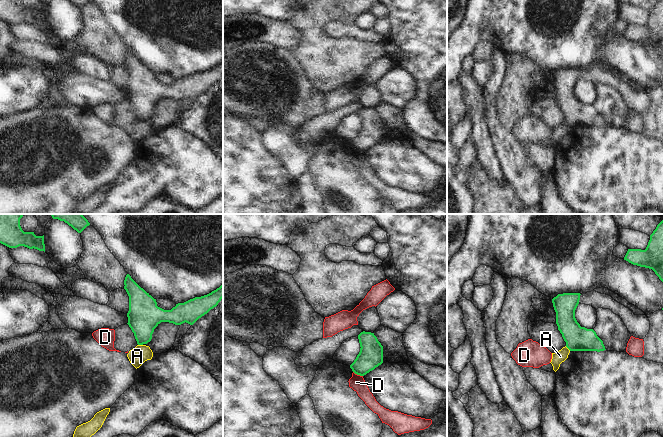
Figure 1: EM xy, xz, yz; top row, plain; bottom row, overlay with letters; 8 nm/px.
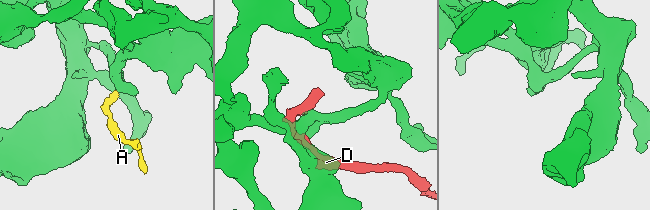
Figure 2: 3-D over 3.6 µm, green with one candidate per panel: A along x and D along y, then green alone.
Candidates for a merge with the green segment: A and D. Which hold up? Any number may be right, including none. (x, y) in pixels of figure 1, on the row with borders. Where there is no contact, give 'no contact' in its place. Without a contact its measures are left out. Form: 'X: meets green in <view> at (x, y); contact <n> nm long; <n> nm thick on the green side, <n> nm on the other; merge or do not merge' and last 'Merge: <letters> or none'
A: meets green in xy at (140, 344); contact 40 nm long; 260 nm thick on the green side, 150 nm on the other; do not merge
D: meets green in xz at (358, 374); contact 90 nm long; 190 nm thick on the green side, 120 nm on the other; do not merge
Merge: none

